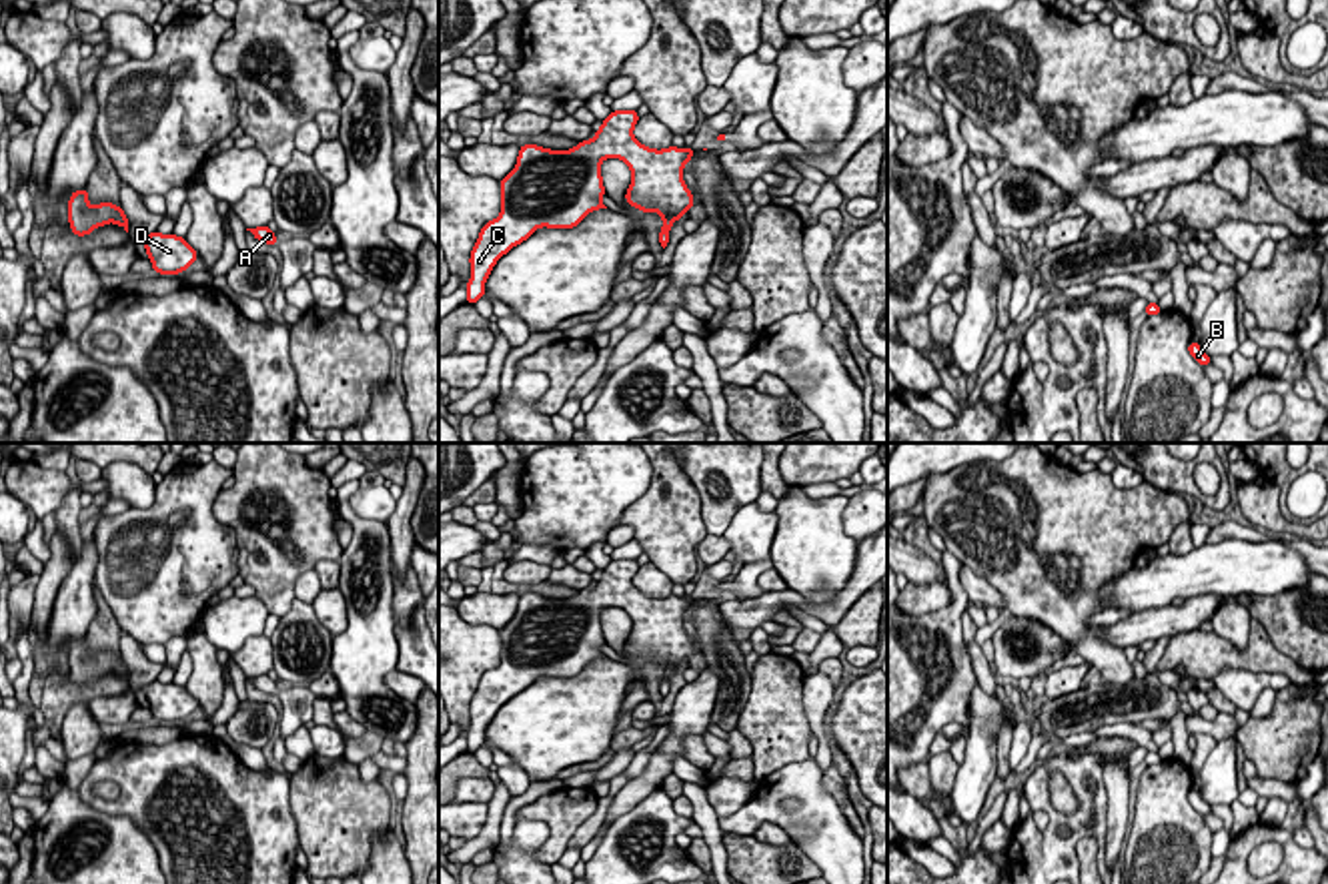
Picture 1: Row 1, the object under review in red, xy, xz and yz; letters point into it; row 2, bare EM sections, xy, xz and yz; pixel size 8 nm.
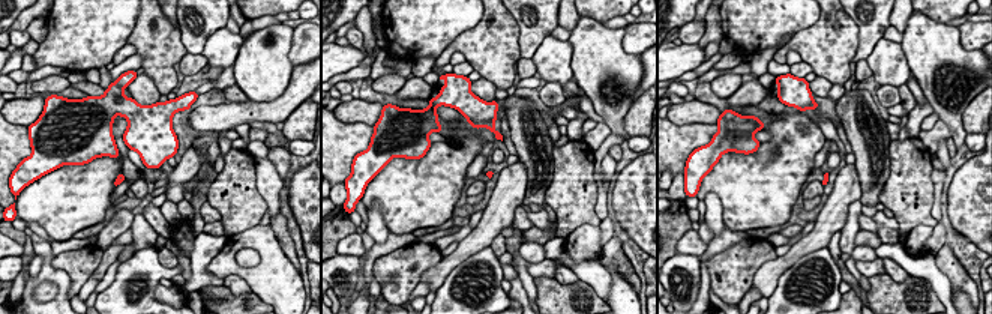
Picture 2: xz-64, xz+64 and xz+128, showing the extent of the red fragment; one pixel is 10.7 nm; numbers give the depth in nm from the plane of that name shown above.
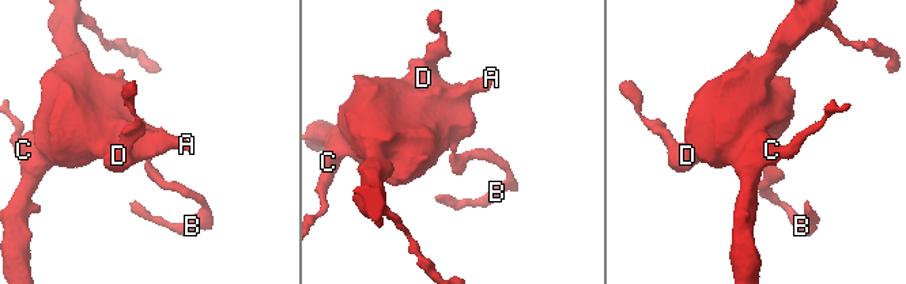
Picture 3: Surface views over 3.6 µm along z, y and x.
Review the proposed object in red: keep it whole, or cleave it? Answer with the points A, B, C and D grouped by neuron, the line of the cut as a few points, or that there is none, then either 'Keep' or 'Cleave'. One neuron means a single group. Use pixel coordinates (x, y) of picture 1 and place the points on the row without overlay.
Groups: A B C D. No split. Keep

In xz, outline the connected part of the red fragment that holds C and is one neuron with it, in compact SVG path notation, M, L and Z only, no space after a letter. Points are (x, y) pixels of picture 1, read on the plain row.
M637 559L611 561L591 589L569 599L537 593L519 597L515 617L501 631L501 664L483 674L471 700L467 752L485 746L485 732L497 710L527 690L537 678L573 678L589 661L607 657L601 625L605 607L619 607L631 617L625 649L645 664L659 661L659 694L669 694L669 680L695 647L683 629L683 615L693 597L649 597L633 585Z

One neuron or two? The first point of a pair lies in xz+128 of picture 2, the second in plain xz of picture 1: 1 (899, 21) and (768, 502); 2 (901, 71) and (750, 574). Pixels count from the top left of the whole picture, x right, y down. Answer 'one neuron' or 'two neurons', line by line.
1: two neurons
2: two neurons

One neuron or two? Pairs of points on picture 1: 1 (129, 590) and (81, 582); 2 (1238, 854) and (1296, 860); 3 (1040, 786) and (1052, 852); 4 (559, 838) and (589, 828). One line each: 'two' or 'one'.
1: two
2: one
3: one
4: two

